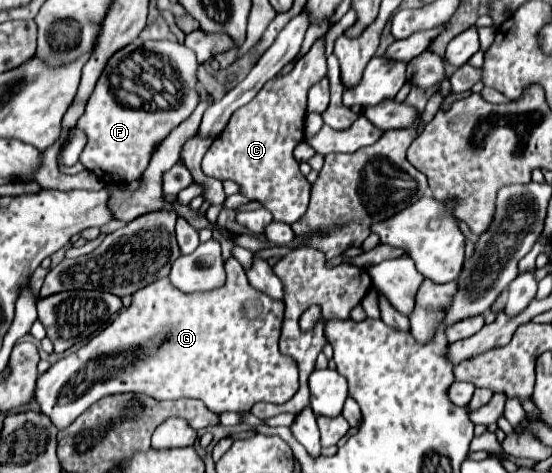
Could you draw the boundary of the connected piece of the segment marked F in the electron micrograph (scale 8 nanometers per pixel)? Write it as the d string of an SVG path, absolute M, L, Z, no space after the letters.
M134 41L126 45L126 49L120 49L110 57L106 63L106 69L102 71L102 77L98 79L98 85L94 87L92 97L86 101L86 109L82 117L78 119L76 127L82 129L88 137L88 143L80 155L82 165L92 171L98 179L104 183L124 183L132 181L138 175L142 175L142 169L150 163L152 153L156 151L154 145L160 145L168 133L178 127L198 105L200 95L198 95L198 61L194 57L194 51L186 49L182 43L174 41Z

